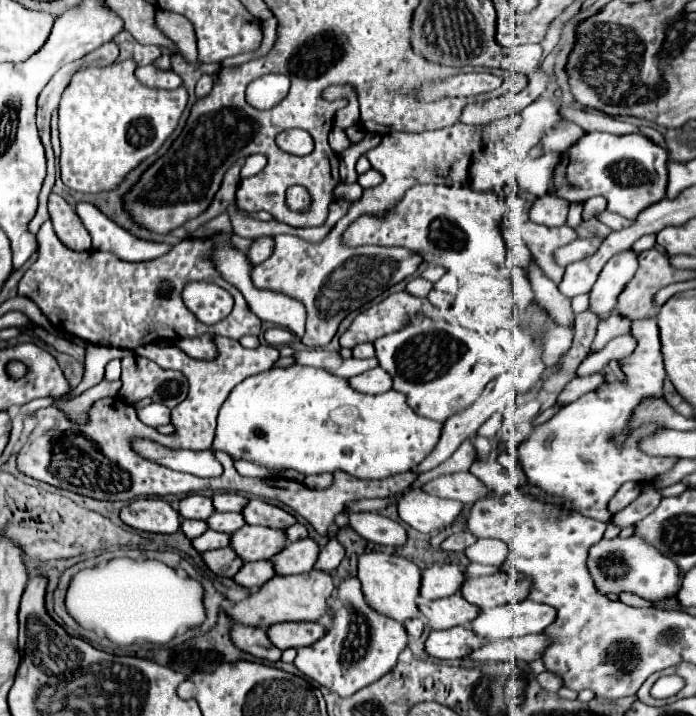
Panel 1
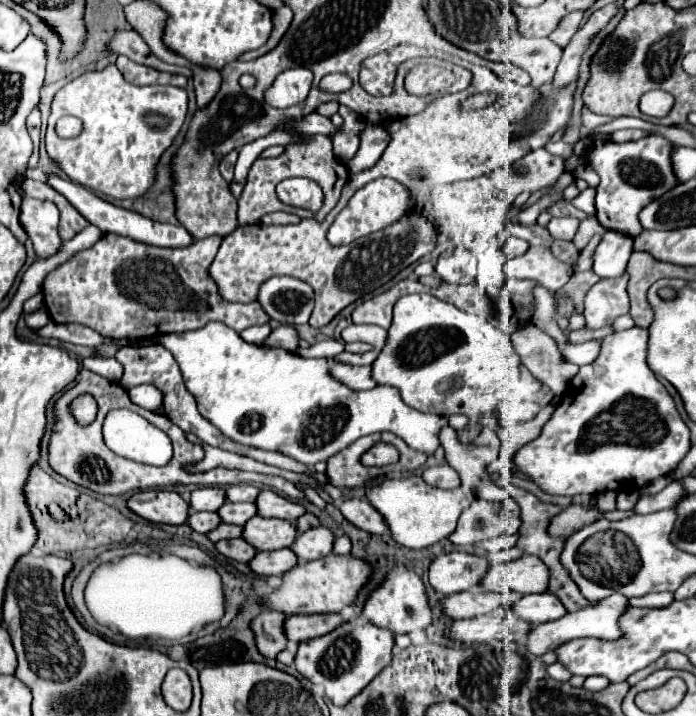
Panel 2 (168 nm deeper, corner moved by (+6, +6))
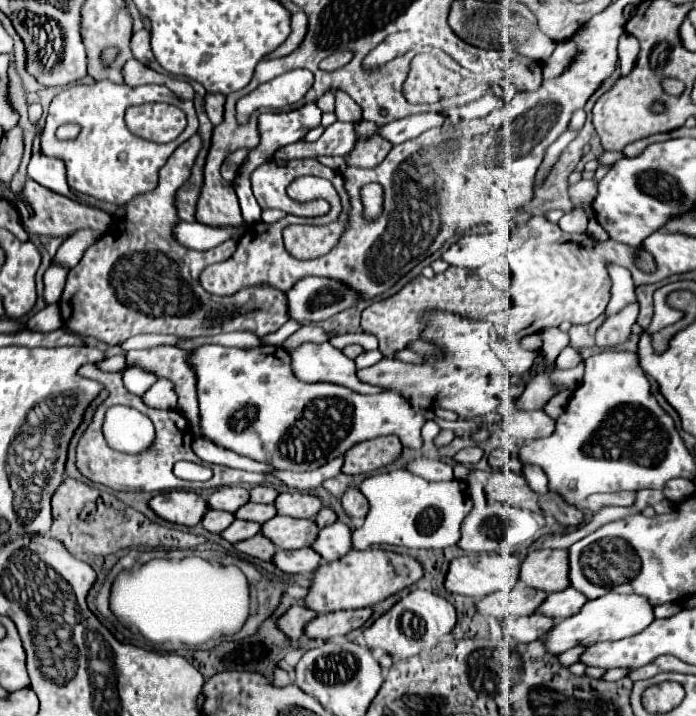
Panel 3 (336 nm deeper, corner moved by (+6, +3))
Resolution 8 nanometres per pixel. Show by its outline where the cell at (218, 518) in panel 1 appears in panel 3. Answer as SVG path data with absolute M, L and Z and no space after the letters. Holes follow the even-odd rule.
M250 502L248 506L242 506L236 512L236 518L254 520L254 522L260 522L260 524L268 522L274 516L276 516L276 506L274 504L254 504L254 502Z

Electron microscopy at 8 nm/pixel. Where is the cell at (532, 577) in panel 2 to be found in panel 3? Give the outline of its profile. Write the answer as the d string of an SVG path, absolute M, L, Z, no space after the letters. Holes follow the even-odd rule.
M534 550L530 552L520 568L520 580L526 586L560 592L570 586L568 578L568 550Z

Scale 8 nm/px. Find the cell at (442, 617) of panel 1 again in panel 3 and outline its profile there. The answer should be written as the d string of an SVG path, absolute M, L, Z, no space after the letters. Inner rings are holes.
M522 584L522 588L518 586L510 592L494 592L486 598L480 598L478 610L486 616L498 616L498 618L528 616L538 610L538 606L546 600L546 596L548 596L546 592Z

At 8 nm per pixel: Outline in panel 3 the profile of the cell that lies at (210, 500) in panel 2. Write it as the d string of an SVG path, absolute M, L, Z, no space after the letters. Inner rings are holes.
M230 486L230 488L220 488L216 490L208 504L210 508L214 510L226 510L226 512L236 512L240 506L248 504L250 500L250 492L248 488L242 488L242 486Z

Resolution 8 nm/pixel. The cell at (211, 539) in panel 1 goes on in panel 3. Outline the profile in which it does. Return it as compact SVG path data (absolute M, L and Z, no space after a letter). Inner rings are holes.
M234 520L234 522L222 532L222 538L226 538L226 540L232 542L232 544L236 544L236 542L242 542L242 540L254 536L256 532L260 532L260 526L262 526L262 524L248 522L248 520Z

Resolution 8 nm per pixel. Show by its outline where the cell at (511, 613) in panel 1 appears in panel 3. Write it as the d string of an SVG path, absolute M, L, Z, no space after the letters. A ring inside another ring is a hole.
M568 586L564 592L550 594L544 600L544 606L540 606L538 612L542 612L544 616L550 616L554 620L562 620L562 618L576 614L586 602L588 600L586 600L584 594L580 594L574 586Z

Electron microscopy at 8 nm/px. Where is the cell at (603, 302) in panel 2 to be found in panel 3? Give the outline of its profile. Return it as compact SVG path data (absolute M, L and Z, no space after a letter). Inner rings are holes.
M628 306L628 310L606 318L604 324L598 328L596 344L600 348L614 348L618 344L624 344L632 334L632 324L638 318L638 306Z

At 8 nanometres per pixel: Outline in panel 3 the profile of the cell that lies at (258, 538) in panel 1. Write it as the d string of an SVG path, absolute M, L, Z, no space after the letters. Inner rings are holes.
M276 516L262 524L262 534L268 534L280 550L298 550L312 546L320 528L314 520Z

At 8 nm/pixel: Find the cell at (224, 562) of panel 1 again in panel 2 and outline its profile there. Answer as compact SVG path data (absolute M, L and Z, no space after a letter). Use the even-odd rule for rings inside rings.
M224 539L224 541L218 541L216 549L226 559L232 559L236 563L248 563L256 555L254 547L250 547L244 539Z

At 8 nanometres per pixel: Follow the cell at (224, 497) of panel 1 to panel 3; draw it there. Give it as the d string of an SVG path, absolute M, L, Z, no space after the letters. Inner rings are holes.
M254 486L252 490L250 490L250 494L252 494L252 498L250 498L250 502L262 502L262 504L272 504L274 500L276 500L276 496L280 494L274 486Z

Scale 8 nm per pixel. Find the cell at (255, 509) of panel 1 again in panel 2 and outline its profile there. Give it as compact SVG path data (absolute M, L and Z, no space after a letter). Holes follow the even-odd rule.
M260 491L256 497L256 509L260 517L274 517L294 521L304 513L304 507L298 503L292 503L274 491Z

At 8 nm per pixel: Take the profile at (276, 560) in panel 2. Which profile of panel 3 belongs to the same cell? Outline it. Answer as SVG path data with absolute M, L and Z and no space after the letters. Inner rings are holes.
M304 548L304 550L278 550L276 558L272 558L274 564L288 574L314 574L314 570L320 566L322 556L316 550Z

